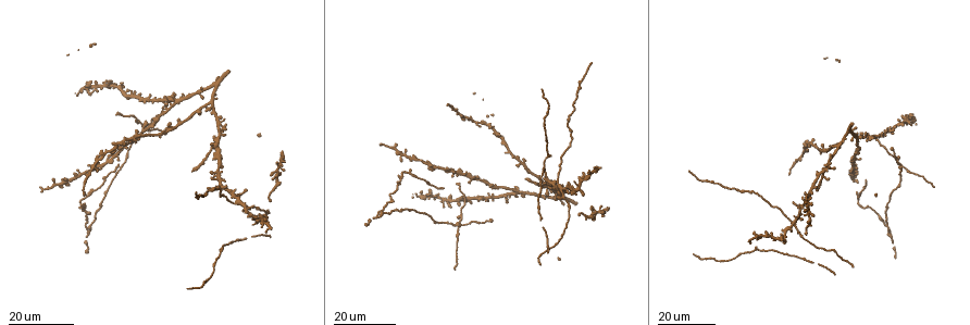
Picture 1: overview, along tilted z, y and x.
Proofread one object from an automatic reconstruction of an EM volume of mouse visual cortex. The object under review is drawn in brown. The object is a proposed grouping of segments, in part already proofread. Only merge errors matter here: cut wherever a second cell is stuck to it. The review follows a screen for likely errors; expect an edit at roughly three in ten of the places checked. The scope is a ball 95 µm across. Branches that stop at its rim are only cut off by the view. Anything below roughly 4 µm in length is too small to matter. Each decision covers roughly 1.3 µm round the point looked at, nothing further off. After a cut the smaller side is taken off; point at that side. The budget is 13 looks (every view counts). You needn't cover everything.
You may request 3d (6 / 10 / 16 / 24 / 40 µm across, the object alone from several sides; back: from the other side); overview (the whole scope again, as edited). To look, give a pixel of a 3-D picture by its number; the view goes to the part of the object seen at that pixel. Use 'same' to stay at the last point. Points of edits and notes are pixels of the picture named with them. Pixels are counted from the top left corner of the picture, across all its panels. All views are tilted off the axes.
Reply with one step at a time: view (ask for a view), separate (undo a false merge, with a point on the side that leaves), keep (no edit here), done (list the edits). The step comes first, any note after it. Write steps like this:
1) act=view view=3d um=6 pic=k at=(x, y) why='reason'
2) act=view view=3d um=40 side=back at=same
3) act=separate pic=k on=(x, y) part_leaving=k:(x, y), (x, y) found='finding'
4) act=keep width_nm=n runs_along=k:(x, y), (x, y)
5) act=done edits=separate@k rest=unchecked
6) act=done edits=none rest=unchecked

act=view view=3d um=24 pic=1 at=(377, 216) why='side arm on a straight run'

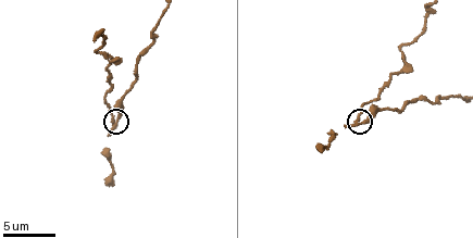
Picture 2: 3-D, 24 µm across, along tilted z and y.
act=view view=3d um=10 pic=2 at=(118, 119)

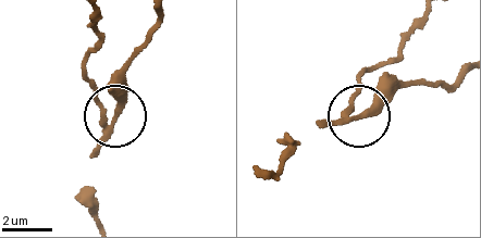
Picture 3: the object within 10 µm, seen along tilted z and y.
act=separate pic=3 on=(96, 96) width_nm=210 part_leaving=3:(103, 126), (87, 69), (99, 33), (96, 14) found='two cells meet here'

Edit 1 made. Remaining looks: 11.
act=view view=overview

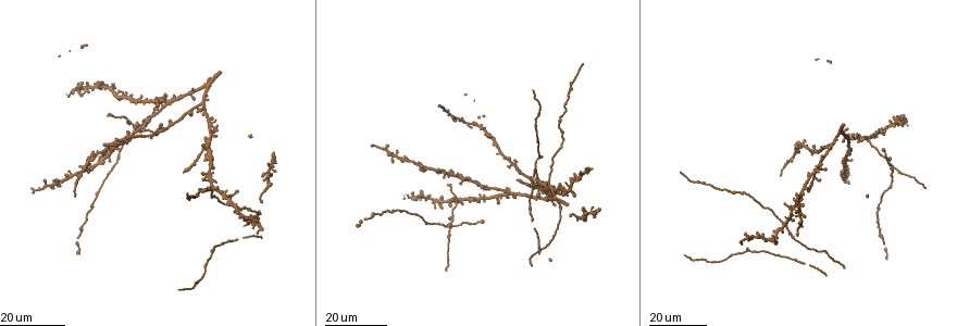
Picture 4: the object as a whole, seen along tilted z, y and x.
act=view view=3d um=16 pic=4 at=(550, 188)

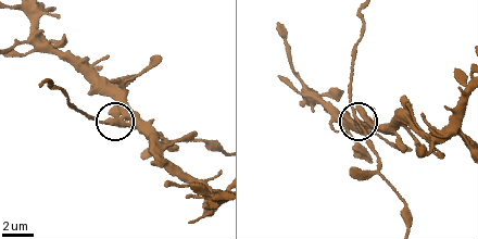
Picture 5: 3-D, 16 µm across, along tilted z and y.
act=view view=3d um=6 pic=5 at=(116, 124)

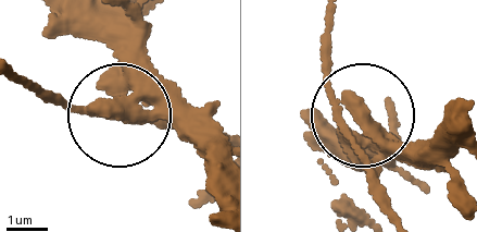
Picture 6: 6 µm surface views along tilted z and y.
act=keep runs_along=6:(91, 12), (115, 49), (126, 105), (101, 116), (44, 99) found='continuous, no second cell'

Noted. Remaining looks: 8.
act=view view=3d um=16 pic=4 at=(211, 174) why='four-way junction'

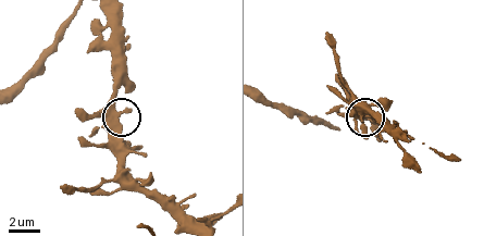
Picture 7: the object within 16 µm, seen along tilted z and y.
act=view view=3d um=6 pic=7 at=(114, 124) why='zoom in'

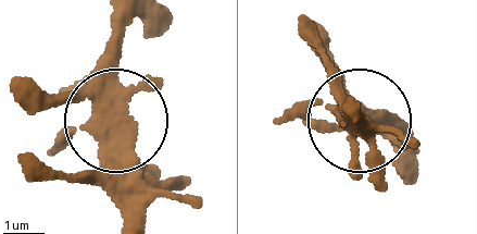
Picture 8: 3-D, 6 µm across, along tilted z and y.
act=view view=3d um=6 side=back pic=8 at=(117, 125)

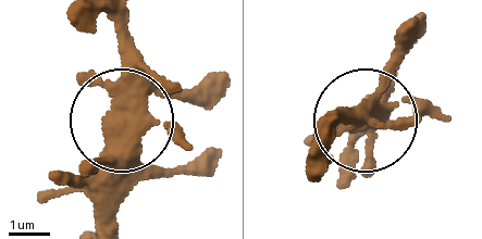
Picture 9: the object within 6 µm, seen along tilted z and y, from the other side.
act=keep runs_along=9:(116, 21), (122, 140), (107, 222) found='one cell here'

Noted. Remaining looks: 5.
act=view view=3d um=16 pic=4 at=(211, 135) why='four-way junction'

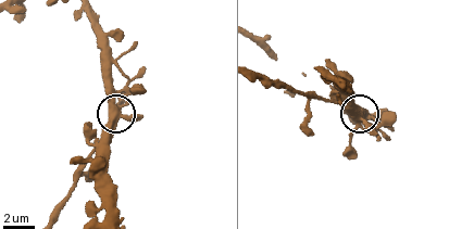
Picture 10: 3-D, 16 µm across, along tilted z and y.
act=view view=3d um=6 pic=10 at=(120, 109) why='closer look'

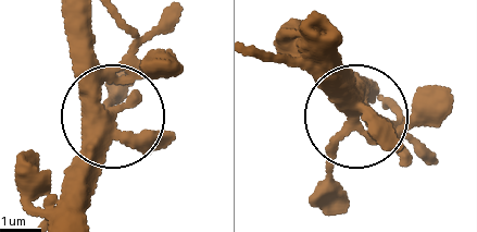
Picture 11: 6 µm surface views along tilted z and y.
act=keep width_nm=340 found='continuous, no second cell'

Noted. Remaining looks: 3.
act=view view=3d um=16 pic=4 at=(452, 225) why='three arms meet'

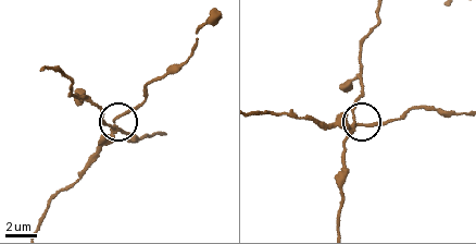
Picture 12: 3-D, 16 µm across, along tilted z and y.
act=view view=3d um=6 pic=12 at=(117, 119)

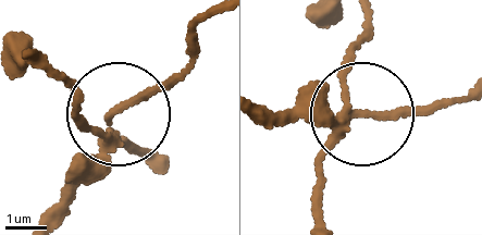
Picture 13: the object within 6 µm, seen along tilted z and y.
act=separate pic=13 on=(81, 128) side_arm_um=13 part_leaving=13:(112, 140), (36, 61) found='two cells meet here'

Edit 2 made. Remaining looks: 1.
act=done edits=separate@3,separate@13 rest=unchecked

